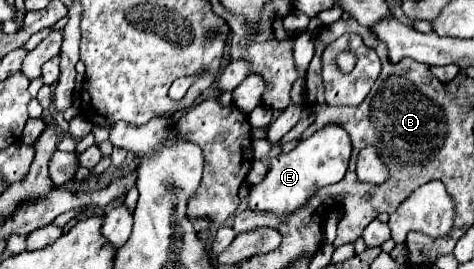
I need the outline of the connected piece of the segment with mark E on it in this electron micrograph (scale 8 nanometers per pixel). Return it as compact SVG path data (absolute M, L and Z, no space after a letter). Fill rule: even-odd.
M339 125L323 127L309 139L301 139L293 151L281 153L271 161L265 179L259 185L251 187L249 209L269 211L277 215L281 221L287 219L297 209L305 207L317 189L339 183L345 177L349 157L351 157L351 141L347 131L343 131Z

